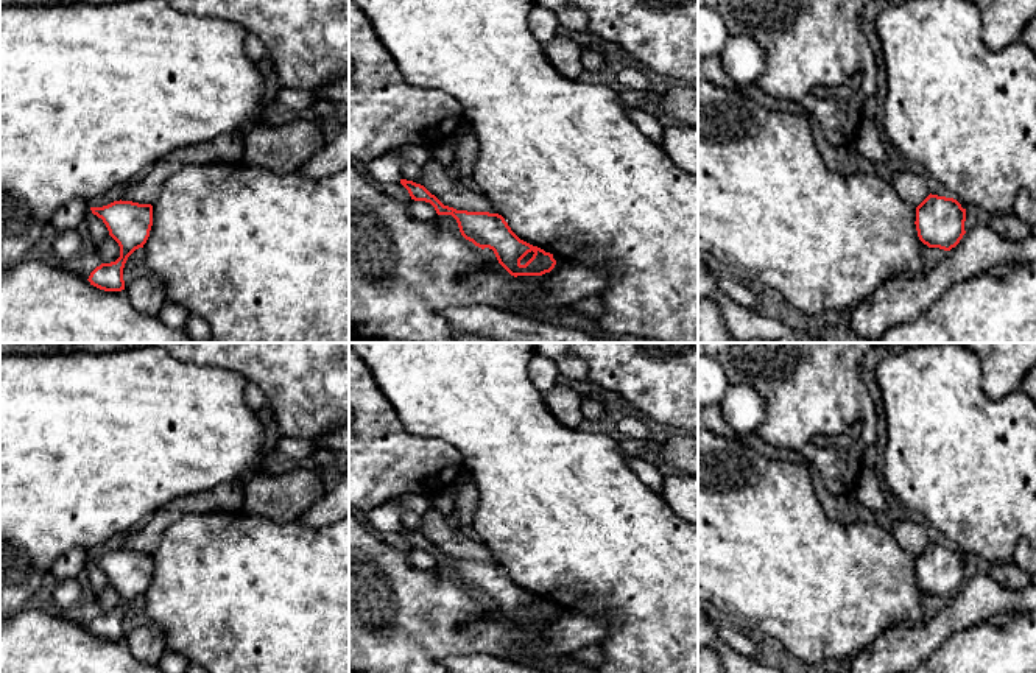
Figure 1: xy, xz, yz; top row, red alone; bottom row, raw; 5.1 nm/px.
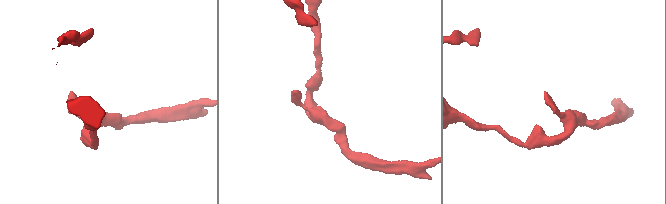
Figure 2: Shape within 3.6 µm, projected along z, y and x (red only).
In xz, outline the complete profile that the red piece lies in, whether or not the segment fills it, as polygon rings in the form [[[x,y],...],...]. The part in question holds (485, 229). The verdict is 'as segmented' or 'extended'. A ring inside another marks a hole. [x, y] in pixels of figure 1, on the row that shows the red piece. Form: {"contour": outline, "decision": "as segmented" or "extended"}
{"contour": [[[400,179],[411,199],[430,203],[438,215],[452,215],[461,235],[475,246],[494,251],[499,263],[514,277],[550,273],[556,260],[553,254],[520,240],[499,213],[467,212],[444,206],[424,185]]], "decision": "as segmented"}

